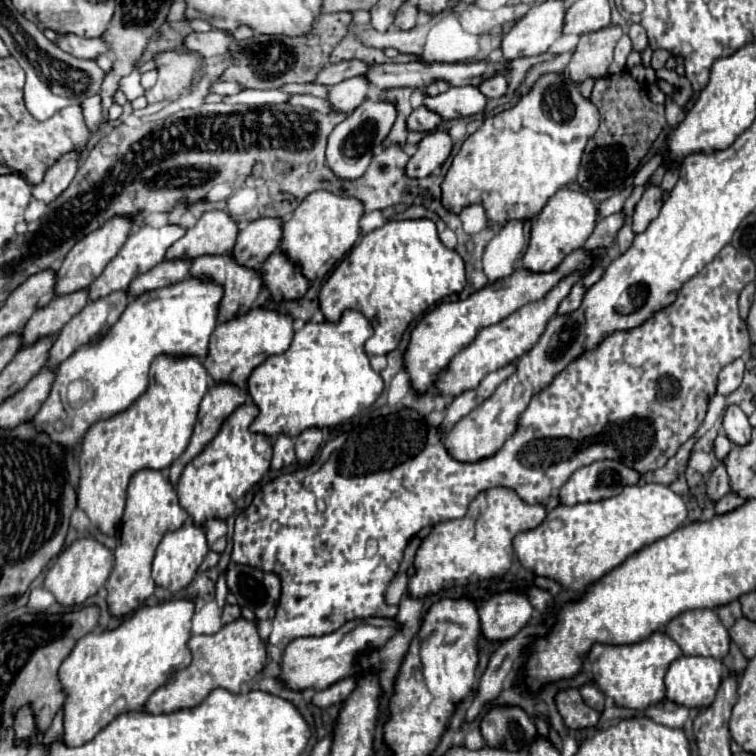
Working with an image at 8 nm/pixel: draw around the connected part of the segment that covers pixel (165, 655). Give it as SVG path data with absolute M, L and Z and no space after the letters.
M170 600L138 608L116 630L86 634L58 670L66 694L62 742L66 746L90 742L118 714L140 710L156 688L166 684L174 672L186 668L192 660L186 646L192 636L192 616L194 604L190 600Z

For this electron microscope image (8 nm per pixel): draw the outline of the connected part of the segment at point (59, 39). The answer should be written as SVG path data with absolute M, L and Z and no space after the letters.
M56 34L56 44L78 58L96 58L102 52L108 52L108 46L100 38L80 38L76 34Z

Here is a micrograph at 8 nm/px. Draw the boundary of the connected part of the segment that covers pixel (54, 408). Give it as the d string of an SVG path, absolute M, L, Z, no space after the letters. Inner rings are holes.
M186 278L178 284L130 300L124 314L106 336L82 346L58 366L50 394L32 420L34 428L46 432L52 442L70 452L92 424L124 412L144 394L148 388L148 370L156 356L194 356L204 360L210 334L218 324L220 298L220 286L208 280ZM76 380L88 384L84 402L70 402L68 398L68 386Z

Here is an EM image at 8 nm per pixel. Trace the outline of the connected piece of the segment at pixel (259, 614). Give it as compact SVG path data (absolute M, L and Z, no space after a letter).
M244 564L228 566L228 588L240 606L250 608L258 620L274 618L280 602L280 578Z

